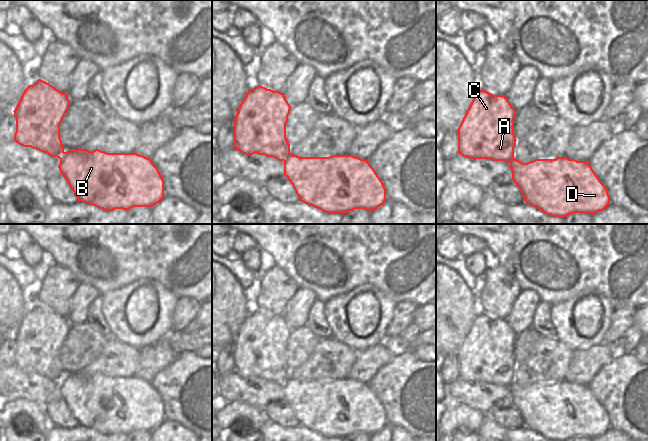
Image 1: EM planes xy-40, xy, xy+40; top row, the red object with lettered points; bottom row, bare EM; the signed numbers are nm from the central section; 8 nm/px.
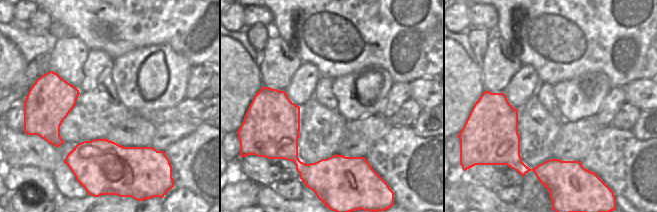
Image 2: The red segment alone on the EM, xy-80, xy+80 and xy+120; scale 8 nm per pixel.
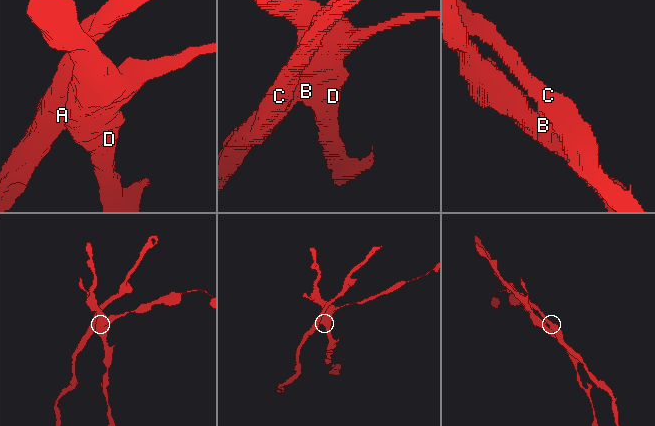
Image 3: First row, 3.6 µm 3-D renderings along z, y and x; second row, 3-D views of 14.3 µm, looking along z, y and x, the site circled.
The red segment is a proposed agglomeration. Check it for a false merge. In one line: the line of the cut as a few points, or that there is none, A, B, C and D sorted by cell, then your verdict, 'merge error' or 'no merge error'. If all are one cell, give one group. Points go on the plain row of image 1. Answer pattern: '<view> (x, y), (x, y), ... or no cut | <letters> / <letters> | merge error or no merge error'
xy (289, 376), (283, 384) | A C / B D | merge error

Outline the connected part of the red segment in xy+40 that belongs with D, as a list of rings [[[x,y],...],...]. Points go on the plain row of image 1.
[[[513,381],[510,393],[524,425],[547,439],[593,439],[610,428],[606,410],[588,385],[557,381],[523,387]]]

